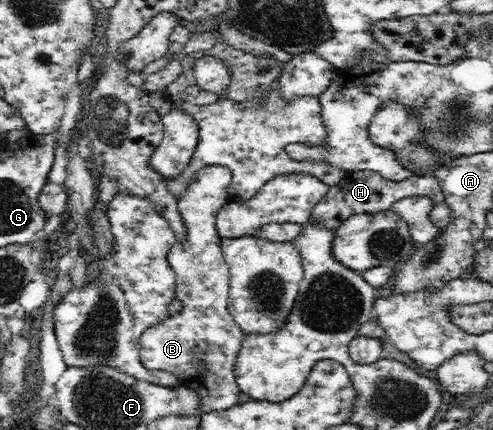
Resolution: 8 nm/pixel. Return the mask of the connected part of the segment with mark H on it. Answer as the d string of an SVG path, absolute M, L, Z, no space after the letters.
M356 170L349 172L341 181L331 186L326 196L312 209L312 221L330 230L336 230L352 215L384 212L393 208L393 204L400 199L424 196L432 201L432 208L428 212L428 219L439 229L446 228L450 223L450 207L446 205L444 193L434 173L412 175L401 181L391 181L380 173L369 170Z

